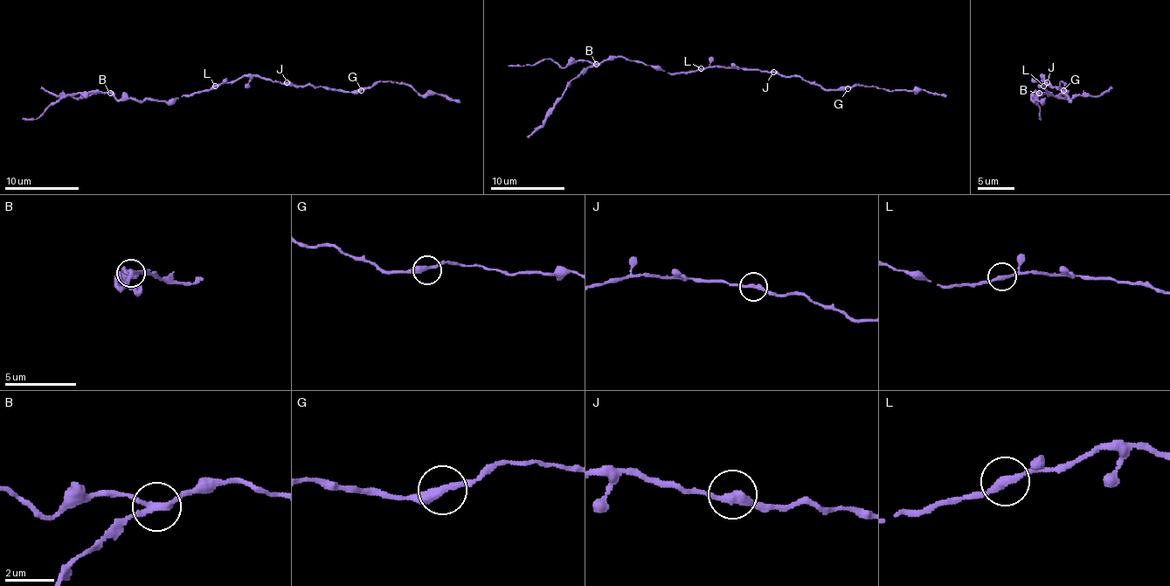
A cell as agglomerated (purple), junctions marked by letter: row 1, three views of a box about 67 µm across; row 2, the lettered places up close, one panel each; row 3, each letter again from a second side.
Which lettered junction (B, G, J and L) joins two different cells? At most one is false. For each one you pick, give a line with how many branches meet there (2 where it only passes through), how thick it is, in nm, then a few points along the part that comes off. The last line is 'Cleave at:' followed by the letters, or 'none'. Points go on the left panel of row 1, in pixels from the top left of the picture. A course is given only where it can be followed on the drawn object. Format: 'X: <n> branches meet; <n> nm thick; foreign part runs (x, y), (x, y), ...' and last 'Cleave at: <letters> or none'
B: 3 branches meet; 240 nm thick; foreign part runs (109, 94), (100, 92), (79, 97), (56, 95), (41, 86)
Cleave at: B

